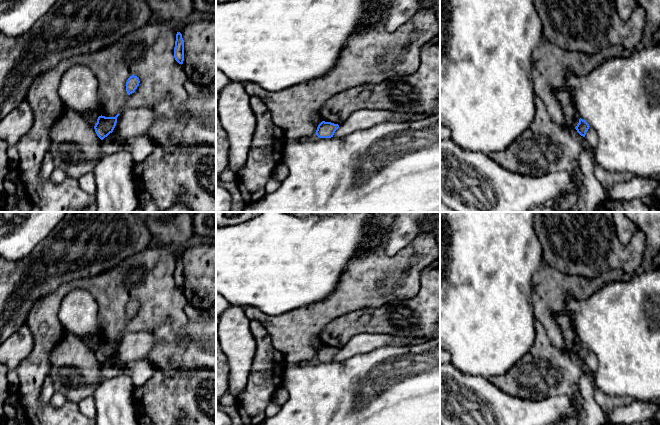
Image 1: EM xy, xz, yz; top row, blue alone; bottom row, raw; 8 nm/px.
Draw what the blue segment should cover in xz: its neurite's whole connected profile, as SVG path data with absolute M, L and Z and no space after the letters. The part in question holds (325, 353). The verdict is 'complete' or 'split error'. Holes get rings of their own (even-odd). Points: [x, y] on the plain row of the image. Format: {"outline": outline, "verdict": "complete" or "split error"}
{"outline": "M322 345L316 354L316 358L319 362L331 362L333 361L335 355L339 352L338 348L331 346Z", "verdict": "complete"}

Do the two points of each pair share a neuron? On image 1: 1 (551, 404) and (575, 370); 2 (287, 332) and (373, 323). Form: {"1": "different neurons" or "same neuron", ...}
{"1": "different neurons", "2": "different neurons"}

